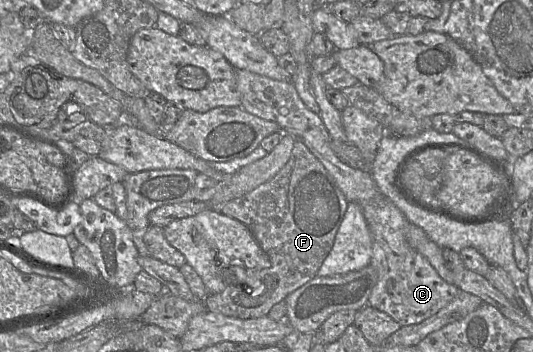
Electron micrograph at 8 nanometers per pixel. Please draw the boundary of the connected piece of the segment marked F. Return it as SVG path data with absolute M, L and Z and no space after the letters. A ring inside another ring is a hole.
M295 139L288 162L273 178L244 196L229 201L220 210L222 214L248 227L268 256L270 267L260 272L254 272L248 267L240 269L240 272L236 274L237 284L228 286L220 293L209 294L204 299L206 309L239 319L267 316L275 304L283 301L290 293L317 277L318 270L332 249L347 207L348 201L332 176L305 144Z

